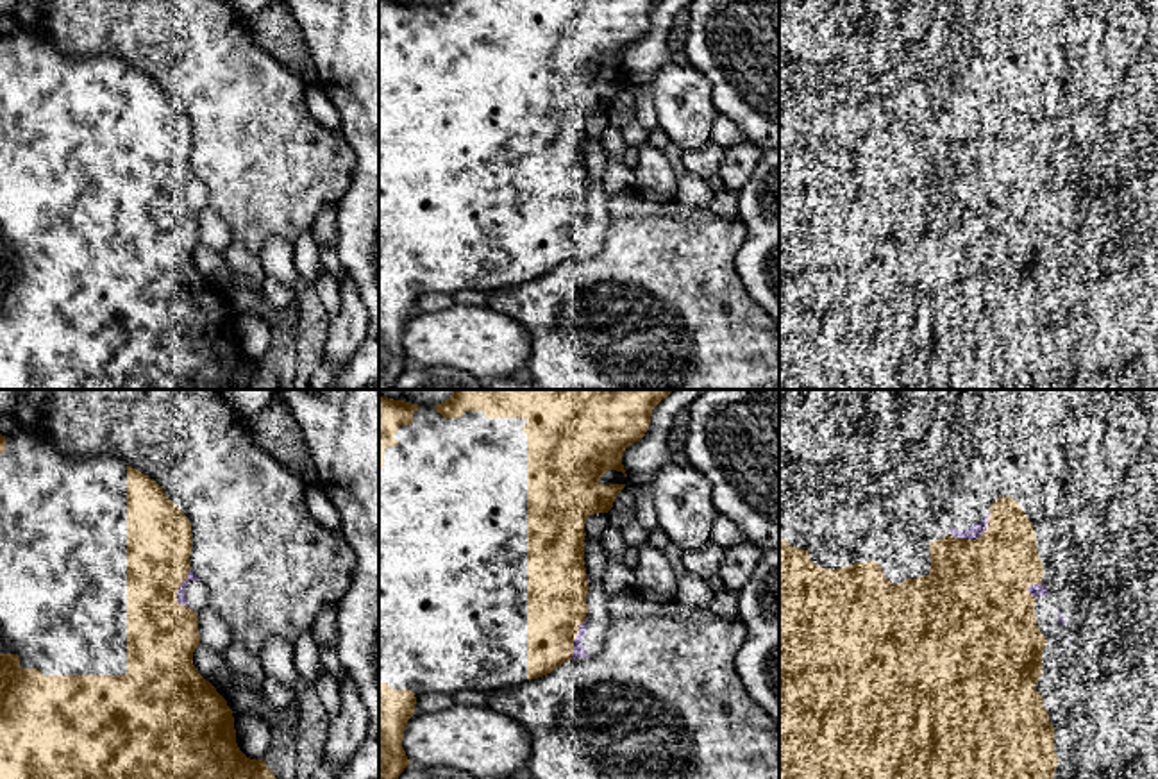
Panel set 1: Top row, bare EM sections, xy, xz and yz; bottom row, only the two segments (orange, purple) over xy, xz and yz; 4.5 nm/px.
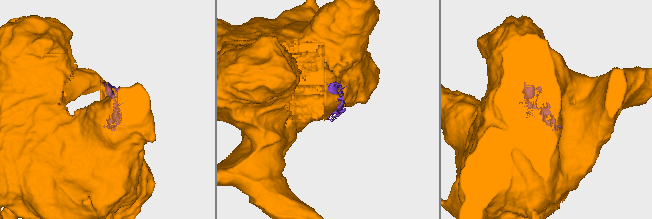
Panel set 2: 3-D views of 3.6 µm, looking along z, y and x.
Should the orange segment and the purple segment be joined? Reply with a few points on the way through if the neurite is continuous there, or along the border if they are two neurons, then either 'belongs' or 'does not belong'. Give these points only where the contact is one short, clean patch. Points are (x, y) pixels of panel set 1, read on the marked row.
belongs

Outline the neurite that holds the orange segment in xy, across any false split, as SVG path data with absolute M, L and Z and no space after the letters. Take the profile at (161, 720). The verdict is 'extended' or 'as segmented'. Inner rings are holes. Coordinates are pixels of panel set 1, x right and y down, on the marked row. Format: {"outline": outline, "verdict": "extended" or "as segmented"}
{"outline": "M21 429L0 434L0 779L277 779L263 759L247 758L236 743L232 709L216 688L193 665L193 652L200 643L197 613L188 607L186 584L200 581L189 566L191 524L188 516L164 495L148 475L113 456L63 454L41 431Z", "verdict": "extended"}

